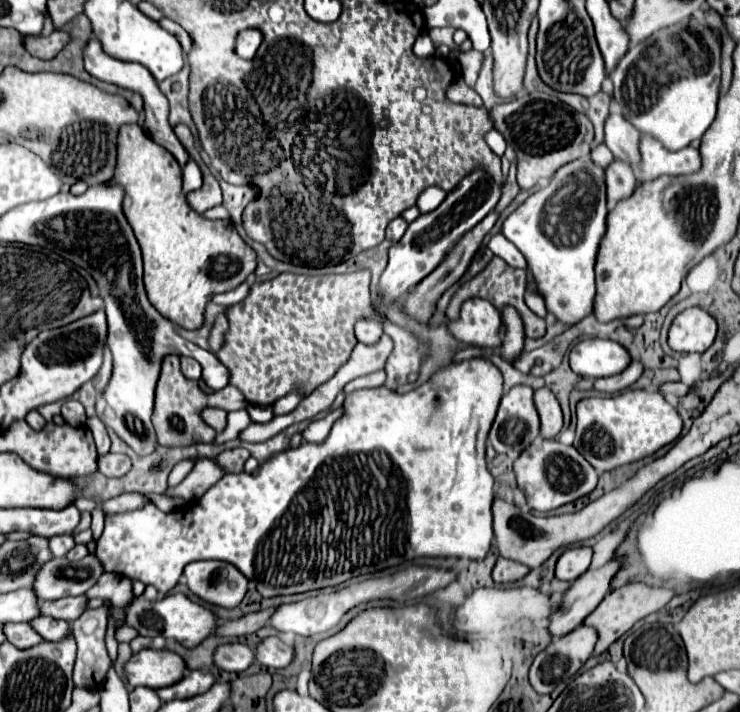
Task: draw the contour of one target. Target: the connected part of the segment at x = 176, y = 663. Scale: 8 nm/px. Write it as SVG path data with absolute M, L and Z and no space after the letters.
M142 649L126 663L128 687L168 687L184 677L186 663L178 653L168 649Z

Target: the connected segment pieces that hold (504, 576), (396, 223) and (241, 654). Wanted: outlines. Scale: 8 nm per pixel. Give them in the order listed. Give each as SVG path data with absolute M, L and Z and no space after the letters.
M498 557L494 569L492 569L492 579L494 583L514 583L518 579L522 579L530 569L524 567L522 563L516 563L512 559L504 559L504 557Z
M402 217L392 219L392 221L388 223L388 227L386 227L386 239L388 239L388 241L392 241L392 243L398 243L398 241L400 241L400 237L404 235L406 227L408 227L408 223L406 223Z
M242 643L220 645L214 651L214 665L224 671L244 671L254 663L254 651Z

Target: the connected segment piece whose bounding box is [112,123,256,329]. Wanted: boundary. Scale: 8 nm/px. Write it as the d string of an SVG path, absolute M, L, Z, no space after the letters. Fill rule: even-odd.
M138 123L118 129L112 181L124 189L124 215L142 251L144 287L150 303L172 323L198 329L210 295L230 291L254 273L254 249L242 241L230 221L210 221L188 207L178 161L154 143Z

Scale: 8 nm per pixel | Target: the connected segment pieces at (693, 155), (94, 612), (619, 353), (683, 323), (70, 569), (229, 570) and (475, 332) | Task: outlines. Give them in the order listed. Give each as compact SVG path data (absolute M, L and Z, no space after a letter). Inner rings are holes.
M644 135L640 139L640 163L636 169L642 173L644 181L652 181L660 175L688 175L700 169L700 151L686 147L680 151L666 151L656 139Z
M102 605L98 609L86 609L74 623L72 623L72 633L76 637L78 643L78 659L74 665L74 685L76 687L84 687L84 689L100 689L104 683L104 677L112 665L112 659L108 657L106 651L106 627L108 627L108 617L114 617L116 629L124 623L124 611L122 609L114 609L108 605ZM94 673L96 673L96 685L94 685Z
M584 339L570 351L570 367L580 377L608 377L628 367L630 353L612 339Z
M700 307L678 313L668 331L668 345L680 353L704 353L716 337L716 321Z
M88 555L80 561L68 561L64 559L52 559L48 561L36 581L34 591L36 595L46 599L62 599L68 595L84 595L104 573L104 567L96 555Z
M196 561L184 569L188 587L200 599L222 605L236 607L246 595L248 579L226 561Z
M468 299L462 303L460 317L448 321L448 331L466 345L498 347L500 345L500 313L484 299Z

